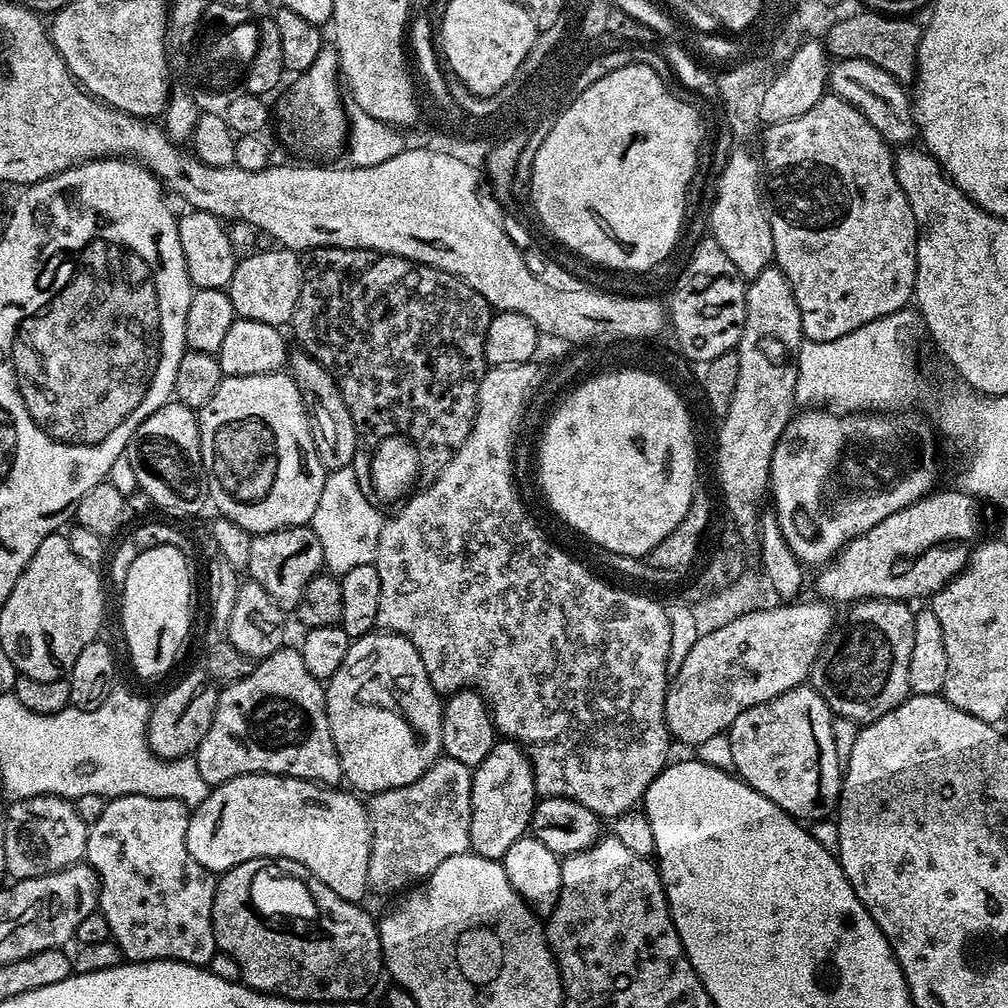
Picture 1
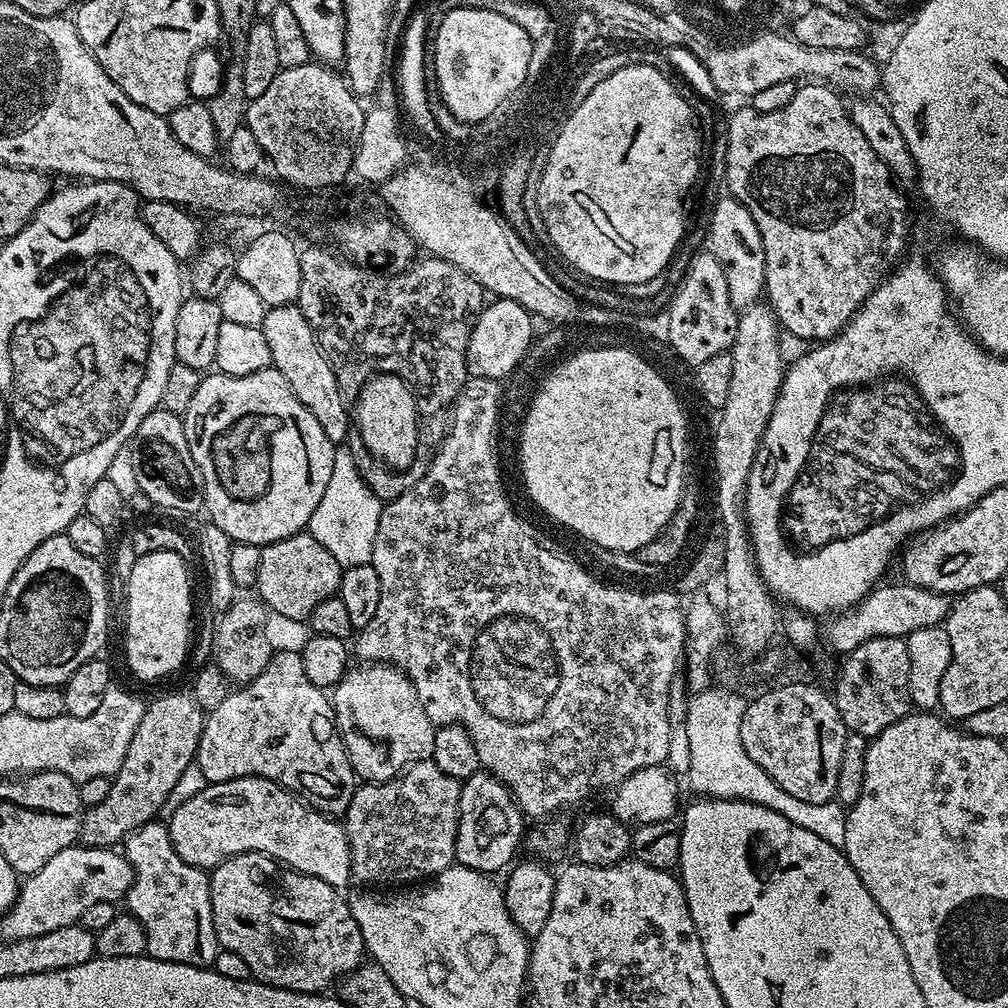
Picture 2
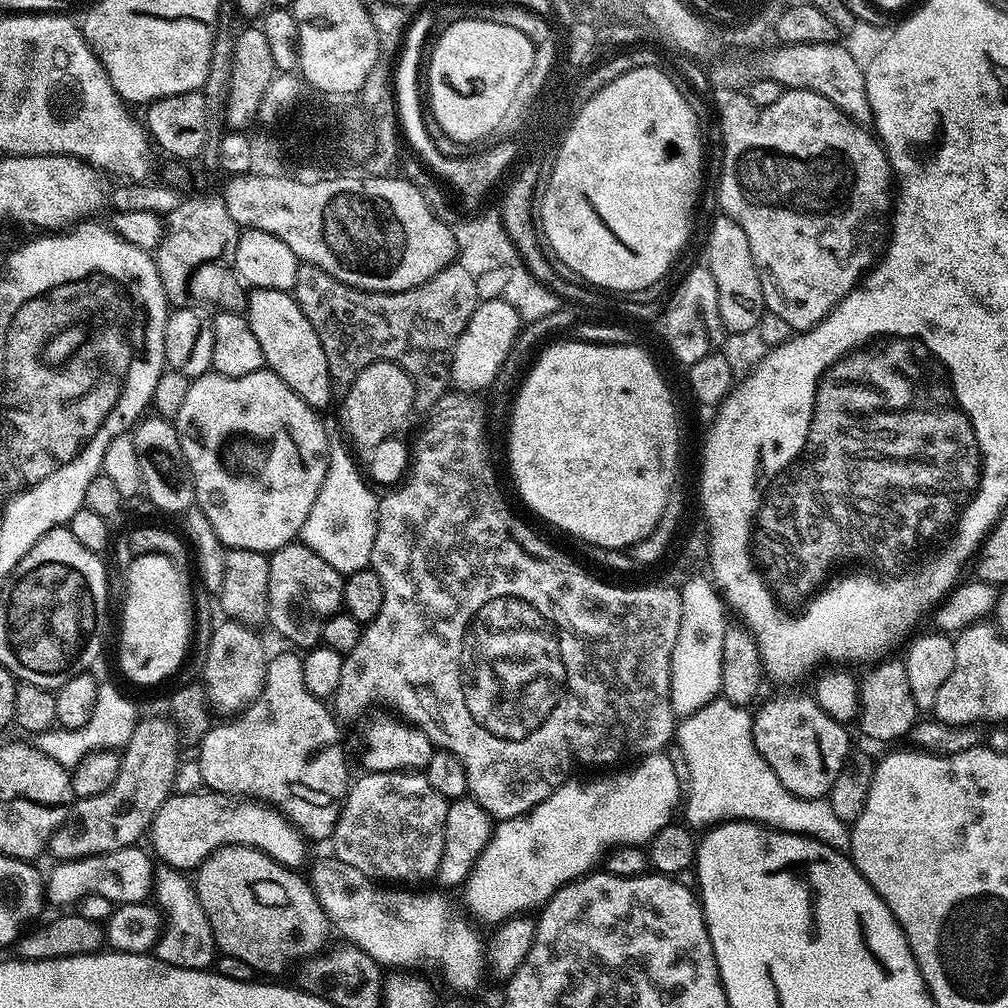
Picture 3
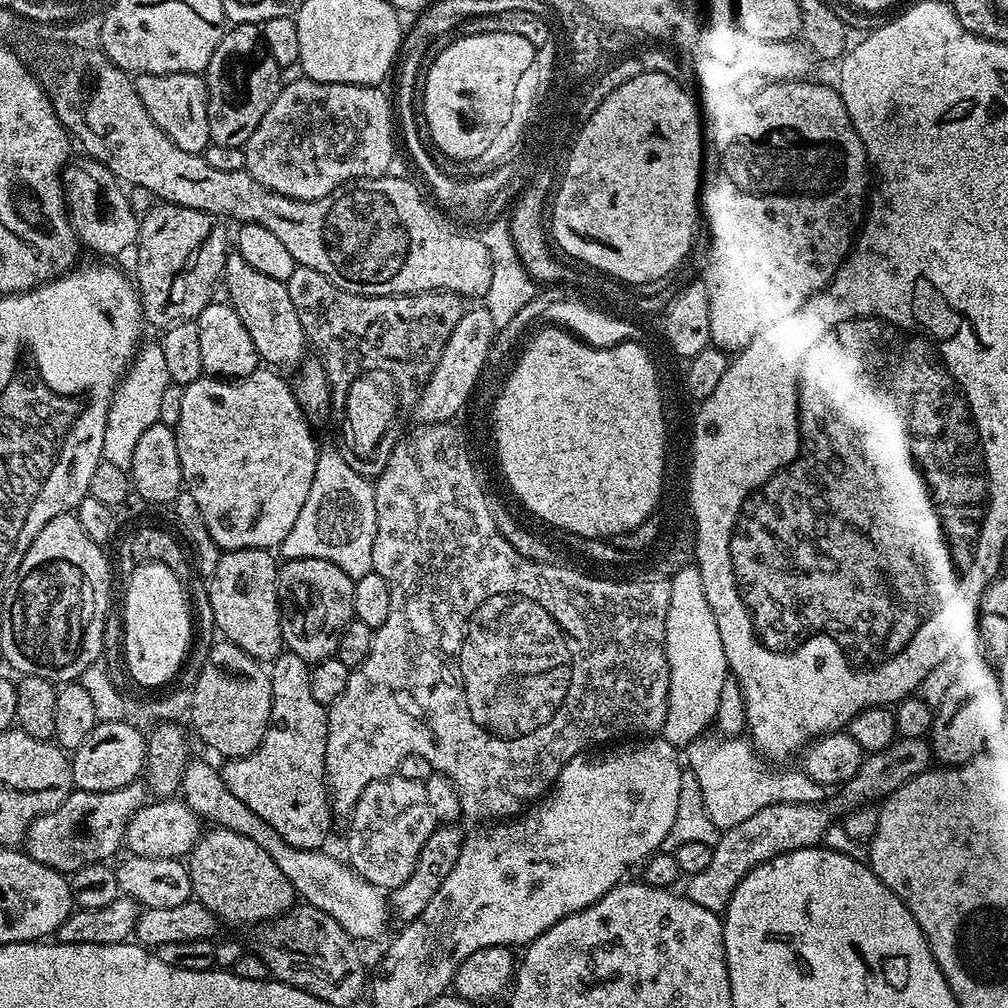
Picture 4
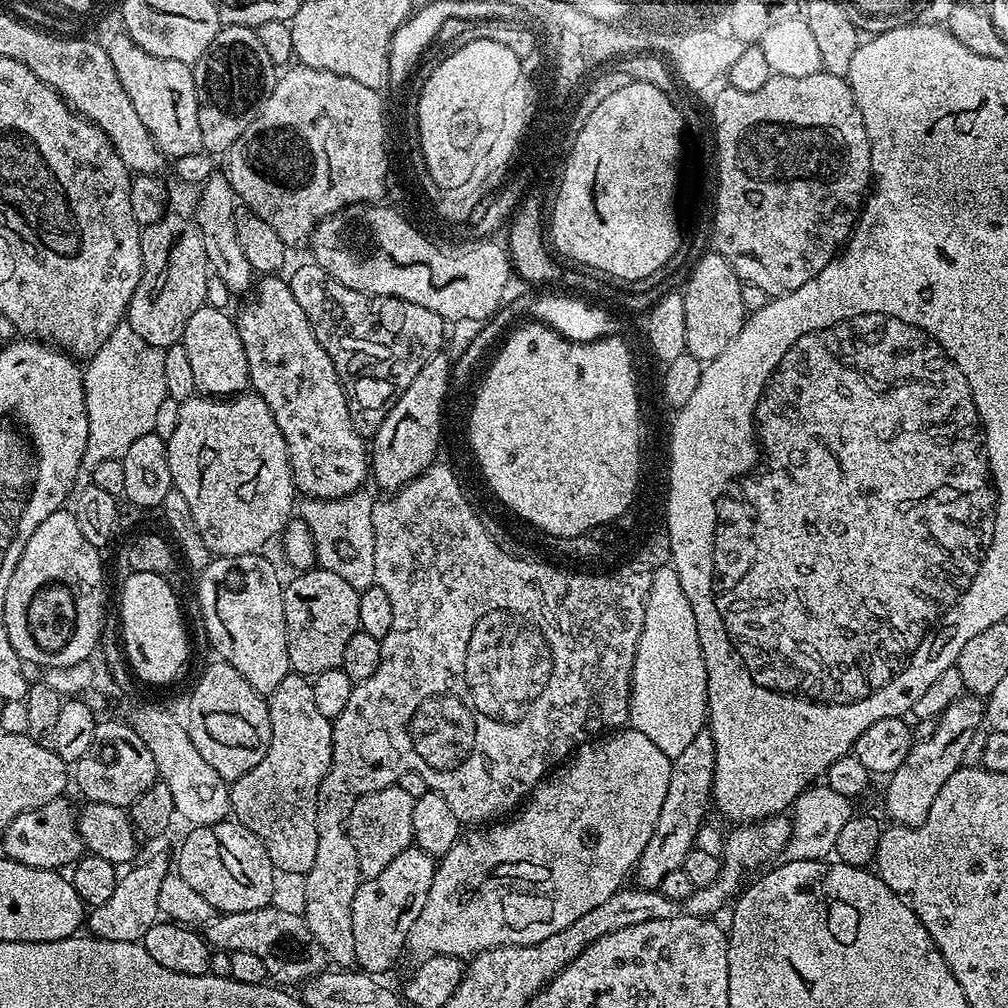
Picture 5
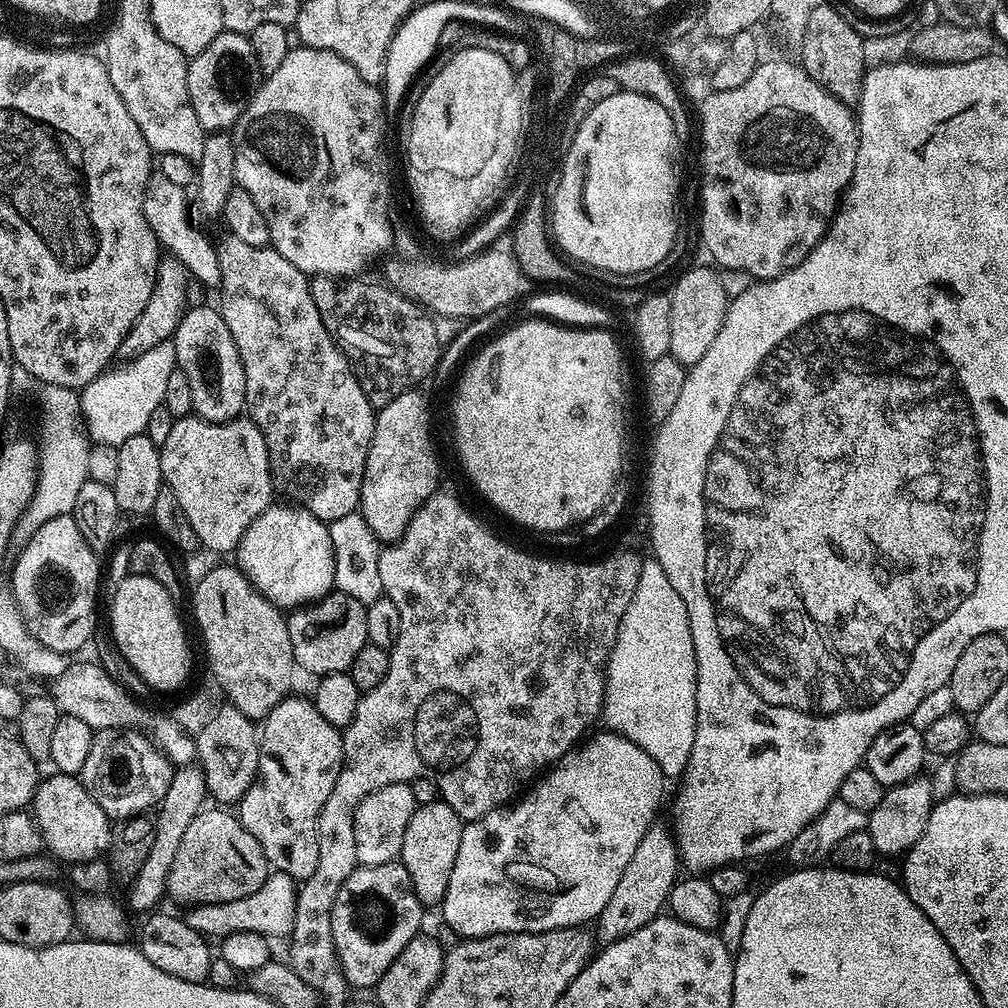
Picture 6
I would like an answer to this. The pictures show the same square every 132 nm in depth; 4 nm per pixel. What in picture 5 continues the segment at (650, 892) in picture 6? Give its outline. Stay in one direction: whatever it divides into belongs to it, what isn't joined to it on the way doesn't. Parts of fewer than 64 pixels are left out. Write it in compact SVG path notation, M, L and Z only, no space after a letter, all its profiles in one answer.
M707 730L700 732L682 754L672 757L670 786L666 786L662 811L658 813L658 822L654 822L654 834L650 834L650 842L646 842L646 850L642 850L634 869L634 880L636 876L635 883L639 887L659 889L666 874L684 867L686 854L694 847L700 827L705 823L704 811L710 808L715 769L714 738Z

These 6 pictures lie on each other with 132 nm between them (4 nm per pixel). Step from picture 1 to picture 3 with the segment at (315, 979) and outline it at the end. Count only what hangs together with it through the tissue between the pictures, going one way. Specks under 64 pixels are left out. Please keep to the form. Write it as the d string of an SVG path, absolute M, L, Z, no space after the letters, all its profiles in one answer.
M227 844L211 852L195 869L194 887L198 902L202 902L202 910L206 910L206 918L210 918L217 949L223 955L242 958L242 962L254 966L257 974L264 974L267 968L272 972L284 972L297 962L307 961L309 956L325 951L330 933L328 915L322 910L311 883L305 877L303 880L300 874L270 859L265 852L241 844Z

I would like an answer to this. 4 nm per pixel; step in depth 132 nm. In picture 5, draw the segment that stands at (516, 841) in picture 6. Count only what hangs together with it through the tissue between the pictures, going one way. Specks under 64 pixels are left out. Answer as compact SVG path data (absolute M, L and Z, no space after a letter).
M631 726L609 731L581 744L551 775L532 789L526 803L515 815L503 822L489 823L479 830L465 831L460 839L454 842L452 849L445 856L439 857L426 906L422 906L422 914L418 914L418 922L414 922L408 935L410 948L420 952L419 954L468 958L477 952L487 952L488 949L503 944L537 944L550 938L550 934L558 934L558 930L566 930L566 926L570 926L570 922L578 922L582 914L590 914L590 910L602 906L602 902L606 902L606 898L610 898L610 894L617 892L627 881L624 880L627 876L629 879L642 850L646 850L646 842L650 842L650 834L654 834L654 822L658 822L658 813L662 811L666 786L670 786L671 769L672 757L662 754L662 750L658 750L658 746L654 746L654 742L646 738L646 734Z

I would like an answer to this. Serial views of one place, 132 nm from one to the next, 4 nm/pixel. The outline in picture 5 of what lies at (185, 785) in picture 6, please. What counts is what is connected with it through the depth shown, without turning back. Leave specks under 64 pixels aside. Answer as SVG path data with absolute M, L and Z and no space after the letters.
M156 852L153 856L142 860L135 866L129 867L125 871L129 871L125 876L123 873L117 879L114 895L107 902L102 902L102 906L91 909L87 913L86 928L95 939L135 944L143 941L146 930L150 930L150 926L157 924L158 917L161 915L158 893L162 891L162 880L170 874L170 856L164 852Z

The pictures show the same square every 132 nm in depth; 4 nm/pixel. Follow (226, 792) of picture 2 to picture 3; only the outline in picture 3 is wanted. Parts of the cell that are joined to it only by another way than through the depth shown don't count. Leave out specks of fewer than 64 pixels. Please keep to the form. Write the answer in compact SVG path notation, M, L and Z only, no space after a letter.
M211 790L169 796L152 820L151 836L151 851L157 857L160 855L167 867L177 870L199 868L211 852L216 852L227 844L257 848L284 867L296 870L304 860L304 844L306 845L305 837L275 808L263 802L227 796L224 792Z

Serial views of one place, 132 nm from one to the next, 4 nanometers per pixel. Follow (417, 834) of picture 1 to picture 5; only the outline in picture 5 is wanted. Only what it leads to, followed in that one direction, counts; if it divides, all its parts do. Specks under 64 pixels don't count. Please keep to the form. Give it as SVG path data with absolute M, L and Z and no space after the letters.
M399 786L366 794L354 802L346 821L346 834L358 850L358 862L365 877L377 876L402 850L413 847L414 800Z

